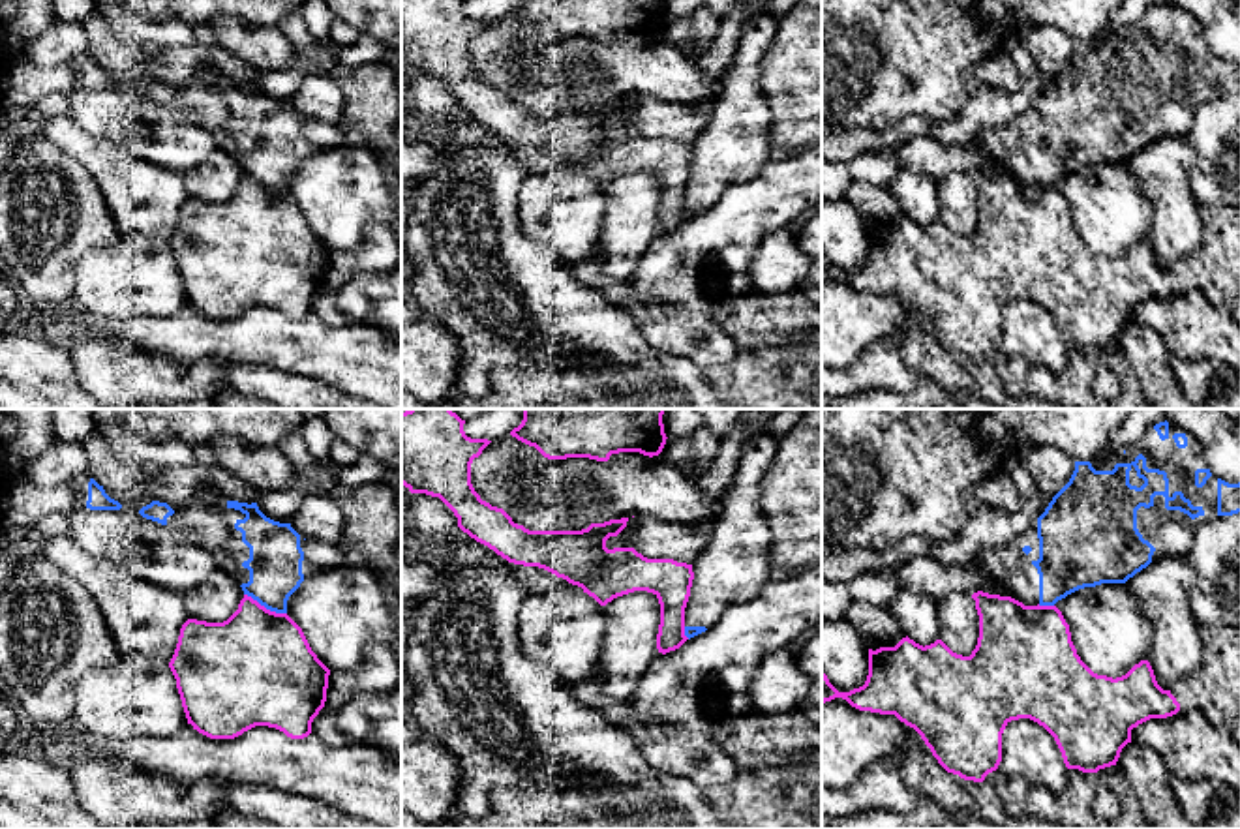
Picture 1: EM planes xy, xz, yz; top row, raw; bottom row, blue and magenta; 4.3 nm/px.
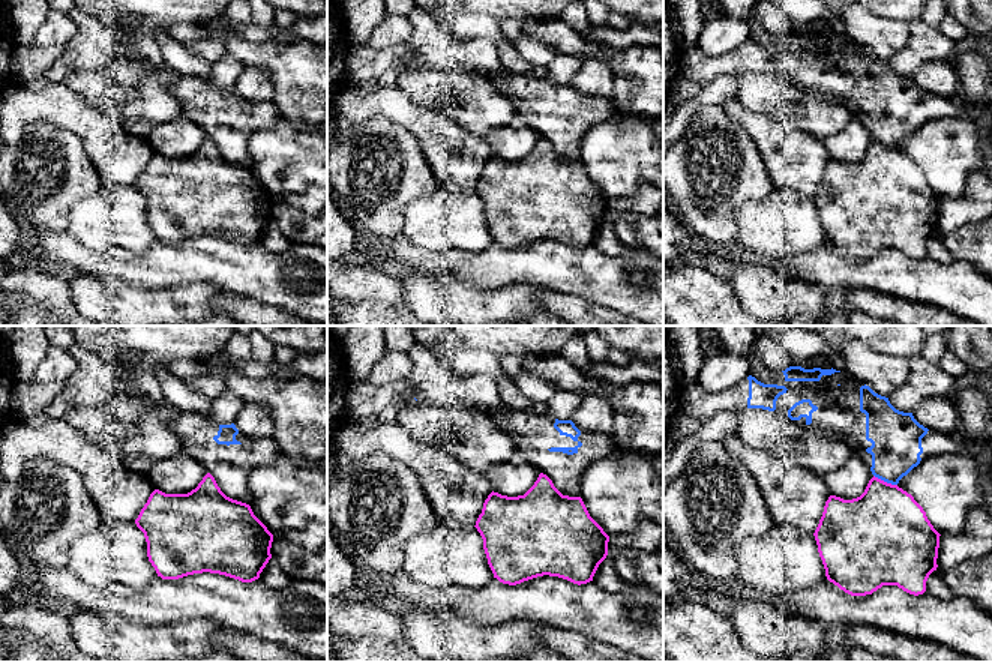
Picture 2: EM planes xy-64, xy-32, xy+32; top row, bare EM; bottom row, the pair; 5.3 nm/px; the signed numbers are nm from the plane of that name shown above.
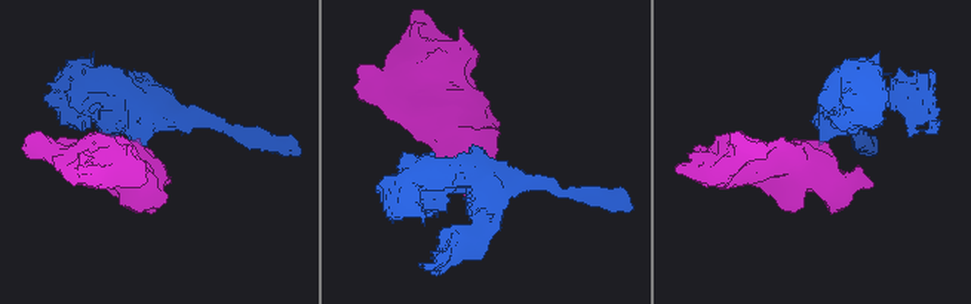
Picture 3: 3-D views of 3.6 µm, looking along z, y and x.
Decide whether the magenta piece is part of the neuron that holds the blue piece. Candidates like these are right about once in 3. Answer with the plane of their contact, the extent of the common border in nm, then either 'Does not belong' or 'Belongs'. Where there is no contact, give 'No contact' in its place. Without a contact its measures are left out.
Touches blue in xy. Shared border 200 nm. Does not belong

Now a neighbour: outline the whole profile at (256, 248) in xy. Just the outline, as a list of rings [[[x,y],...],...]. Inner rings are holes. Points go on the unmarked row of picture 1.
[[[248,174],[223,203],[188,199],[169,248],[188,304],[210,319],[234,319],[255,306],[276,308],[291,319],[308,317],[325,287],[330,255],[287,193],[270,191]]]

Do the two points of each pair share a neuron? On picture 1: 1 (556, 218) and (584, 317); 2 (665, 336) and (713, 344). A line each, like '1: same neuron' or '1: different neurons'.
1: different neurons
2: same neuron

